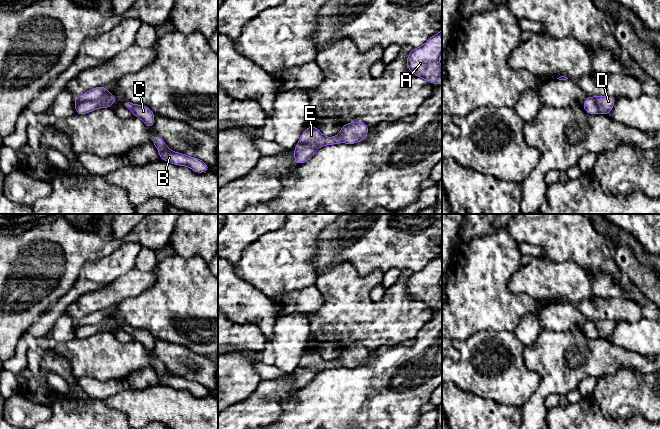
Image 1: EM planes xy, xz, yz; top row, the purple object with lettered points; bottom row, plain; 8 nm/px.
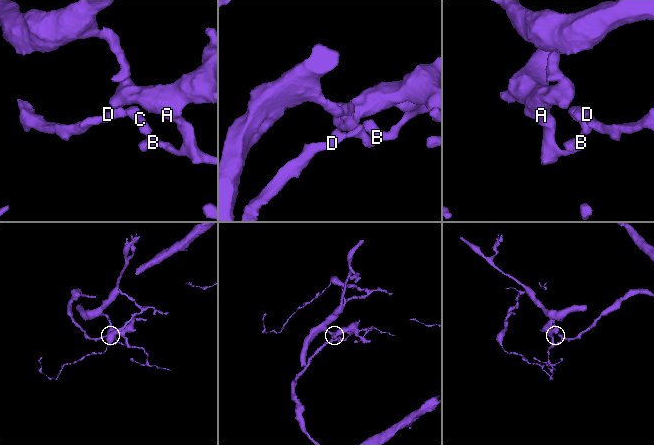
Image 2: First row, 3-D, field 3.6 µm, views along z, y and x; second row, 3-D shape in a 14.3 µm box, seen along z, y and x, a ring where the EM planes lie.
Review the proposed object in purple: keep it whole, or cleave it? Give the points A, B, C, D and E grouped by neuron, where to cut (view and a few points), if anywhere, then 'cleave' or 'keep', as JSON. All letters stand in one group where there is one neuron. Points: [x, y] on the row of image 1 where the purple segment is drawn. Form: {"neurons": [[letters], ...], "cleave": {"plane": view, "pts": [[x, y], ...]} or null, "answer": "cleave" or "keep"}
{"neurons": [["A", "B", "C", "E"], ["D"]], "cleave": {"plane": "xy", "pts": [[107, 93], [94, 100], [79, 101], [75, 105]]}, "answer": "cleave"}

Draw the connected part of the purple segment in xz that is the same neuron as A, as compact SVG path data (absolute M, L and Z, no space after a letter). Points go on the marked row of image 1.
M442 30L433 35L424 45L413 48L407 57L406 65L416 77L431 84L442 83L442 67L439 56L442 53Z

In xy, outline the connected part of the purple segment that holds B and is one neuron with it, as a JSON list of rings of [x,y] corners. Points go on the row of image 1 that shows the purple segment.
[[[158,135],[152,136],[152,143],[157,148],[160,155],[160,159],[163,161],[170,162],[178,166],[189,167],[195,173],[206,173],[210,170],[210,167],[208,166],[208,164],[200,160],[199,158],[190,157],[183,153],[174,152],[170,150],[166,146],[164,140]]]

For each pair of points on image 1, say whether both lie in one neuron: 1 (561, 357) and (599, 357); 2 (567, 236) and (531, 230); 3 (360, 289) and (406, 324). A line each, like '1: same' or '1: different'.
1: same
2: same
3: same

